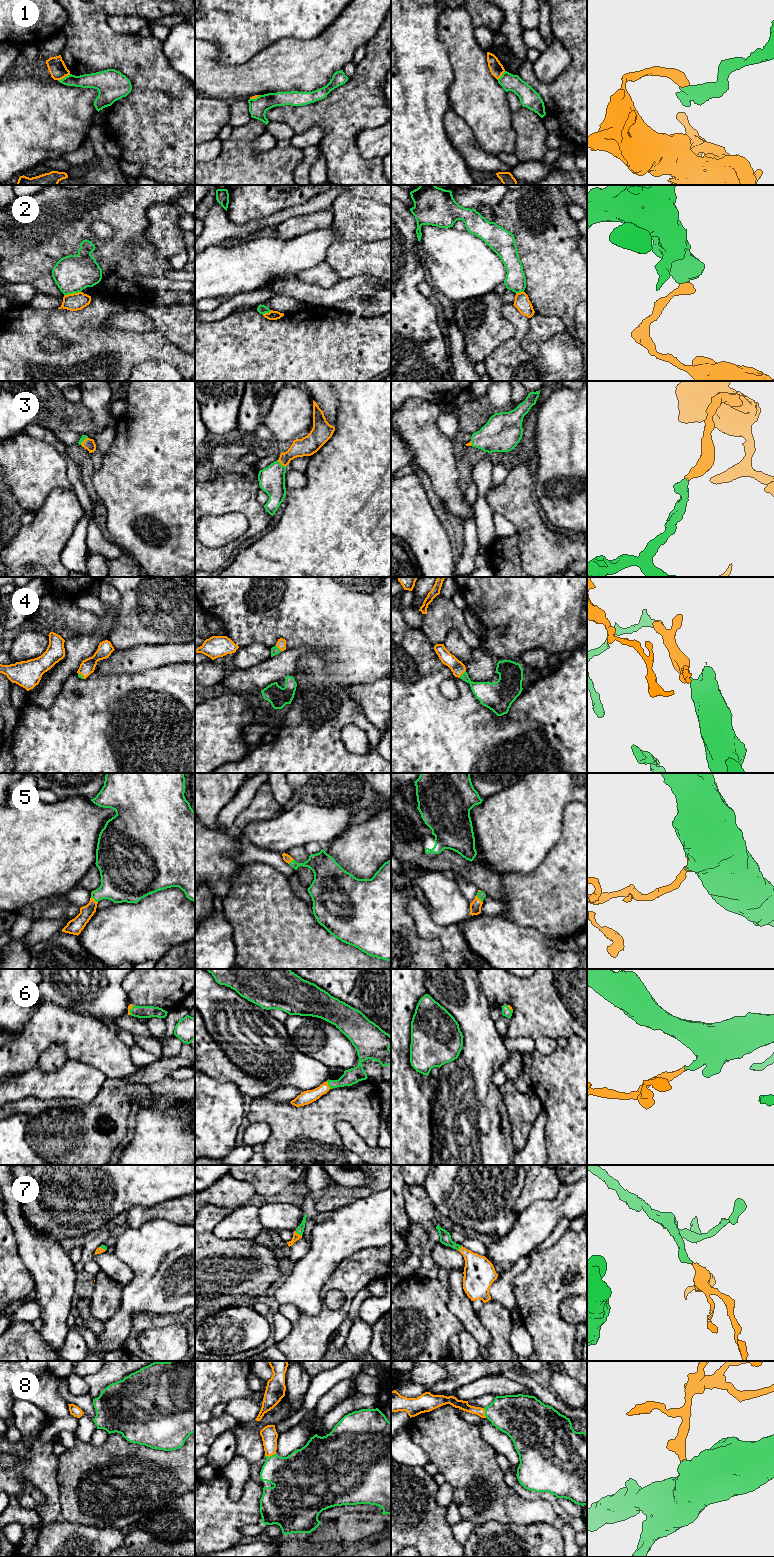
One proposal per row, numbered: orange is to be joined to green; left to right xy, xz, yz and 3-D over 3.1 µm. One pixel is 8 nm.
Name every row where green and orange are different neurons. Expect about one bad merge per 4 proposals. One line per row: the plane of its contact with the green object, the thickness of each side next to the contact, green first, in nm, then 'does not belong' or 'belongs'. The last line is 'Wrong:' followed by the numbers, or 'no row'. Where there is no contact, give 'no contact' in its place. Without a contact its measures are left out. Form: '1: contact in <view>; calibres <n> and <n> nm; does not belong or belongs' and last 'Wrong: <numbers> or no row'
1: contact in xy; calibres 130 and 140 nm; does not belong
2: contact in xy; calibres 300 and 140 nm; does not belong
3: contact in xz; calibres 220 and 150 nm; belongs
4: contact in yz; calibres 180 and 110 nm; belongs
5: contact in yz; calibres 70 and 100 nm; belongs
6: contact in xz; calibres 130 and 110 nm; belongs
7: contact in xz; calibres 60 and 50 nm; belongs
8: contact in xz; calibres 340 and 130 nm; belongs
Wrong: 1, 2

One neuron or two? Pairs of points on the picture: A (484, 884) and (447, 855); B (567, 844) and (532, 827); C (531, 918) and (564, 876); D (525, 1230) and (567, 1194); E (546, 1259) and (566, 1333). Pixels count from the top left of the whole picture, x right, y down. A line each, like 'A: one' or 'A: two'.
A: one
B: two
C: one
D: one
E: one

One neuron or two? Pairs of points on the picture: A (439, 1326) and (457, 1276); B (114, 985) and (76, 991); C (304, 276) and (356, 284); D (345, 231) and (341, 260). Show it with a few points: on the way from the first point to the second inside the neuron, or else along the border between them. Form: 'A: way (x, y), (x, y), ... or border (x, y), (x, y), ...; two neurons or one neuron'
A: border (447, 1290), (449, 1295), (448, 1308), (458, 1319); two neurons
B: way (105, 994), (85, 995); one neuron
C: border (340, 280), (328, 288), (315, 285); two neurons
D: border (367, 241), (341, 240), (338, 242); two neurons

